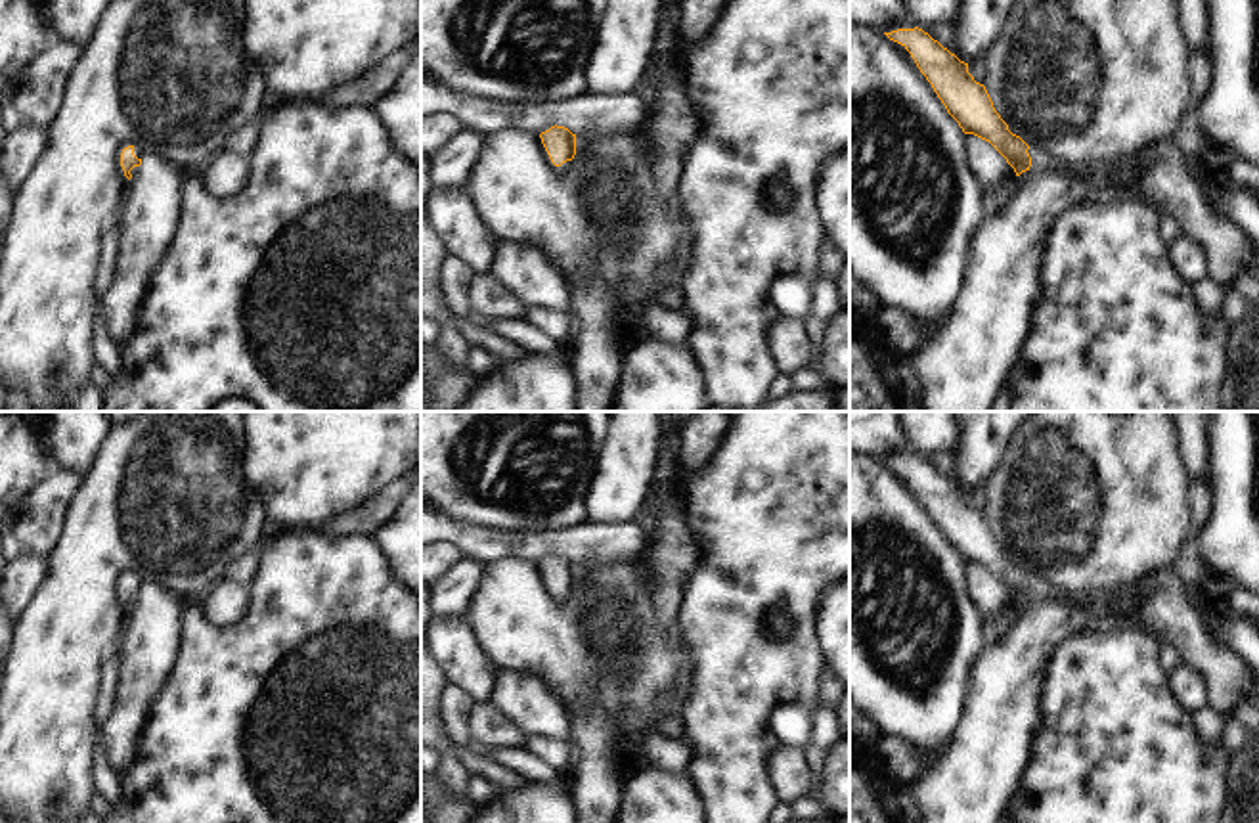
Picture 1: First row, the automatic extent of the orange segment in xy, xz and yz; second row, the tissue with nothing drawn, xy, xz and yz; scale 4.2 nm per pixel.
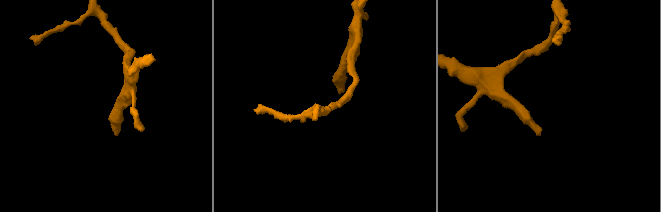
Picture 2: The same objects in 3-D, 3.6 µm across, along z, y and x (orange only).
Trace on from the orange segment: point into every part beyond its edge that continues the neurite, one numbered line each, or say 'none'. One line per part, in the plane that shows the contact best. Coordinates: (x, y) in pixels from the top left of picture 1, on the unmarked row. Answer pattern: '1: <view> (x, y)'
1: yz (1158, 601)

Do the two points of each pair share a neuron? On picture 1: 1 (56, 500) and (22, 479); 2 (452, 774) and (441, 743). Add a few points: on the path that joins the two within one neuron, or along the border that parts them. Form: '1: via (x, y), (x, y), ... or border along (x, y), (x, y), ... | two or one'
1: border along (56, 467), (20, 504) | two
2: via (450, 766), (444, 751) | one

